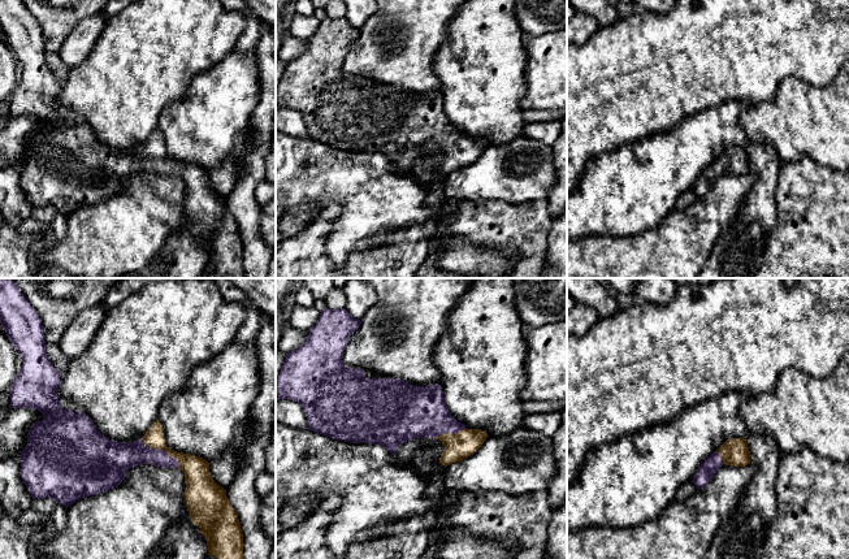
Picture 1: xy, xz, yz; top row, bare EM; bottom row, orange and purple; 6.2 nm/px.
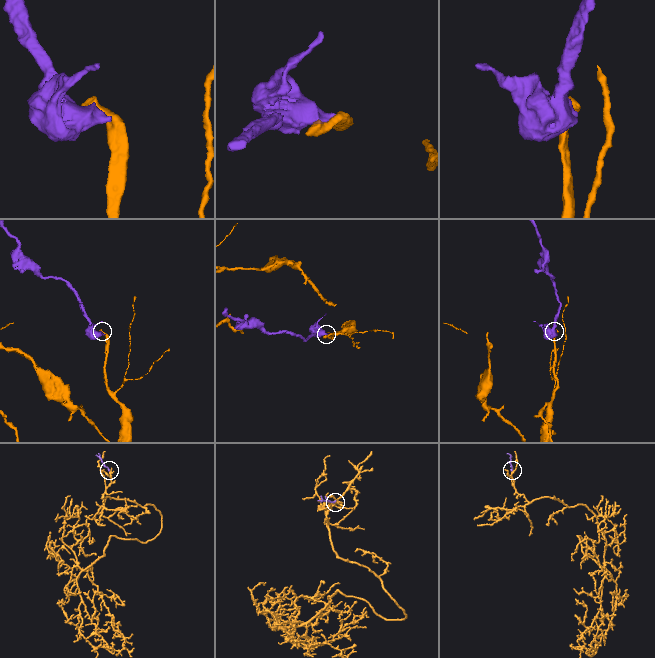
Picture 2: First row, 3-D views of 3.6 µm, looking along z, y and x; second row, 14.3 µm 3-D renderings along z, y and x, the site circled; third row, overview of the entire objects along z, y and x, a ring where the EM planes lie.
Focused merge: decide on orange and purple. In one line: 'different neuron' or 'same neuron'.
same neuron

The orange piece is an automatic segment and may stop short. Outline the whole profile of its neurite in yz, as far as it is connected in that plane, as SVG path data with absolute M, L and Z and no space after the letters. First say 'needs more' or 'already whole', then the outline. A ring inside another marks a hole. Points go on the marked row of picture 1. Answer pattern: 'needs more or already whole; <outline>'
needs more; M729 438L714 451L697 469L692 482L703 489L723 465L745 467L750 464L750 451L745 438Z

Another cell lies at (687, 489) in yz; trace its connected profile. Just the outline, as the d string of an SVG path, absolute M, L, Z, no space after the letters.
M692 481L685 482L677 489L677 491L675 494L675 500L684 500L688 497L690 497L696 490L697 490L697 488Z

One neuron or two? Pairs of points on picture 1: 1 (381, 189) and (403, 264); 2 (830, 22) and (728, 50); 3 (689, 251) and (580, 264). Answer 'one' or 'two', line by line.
1: two
2: one
3: one

